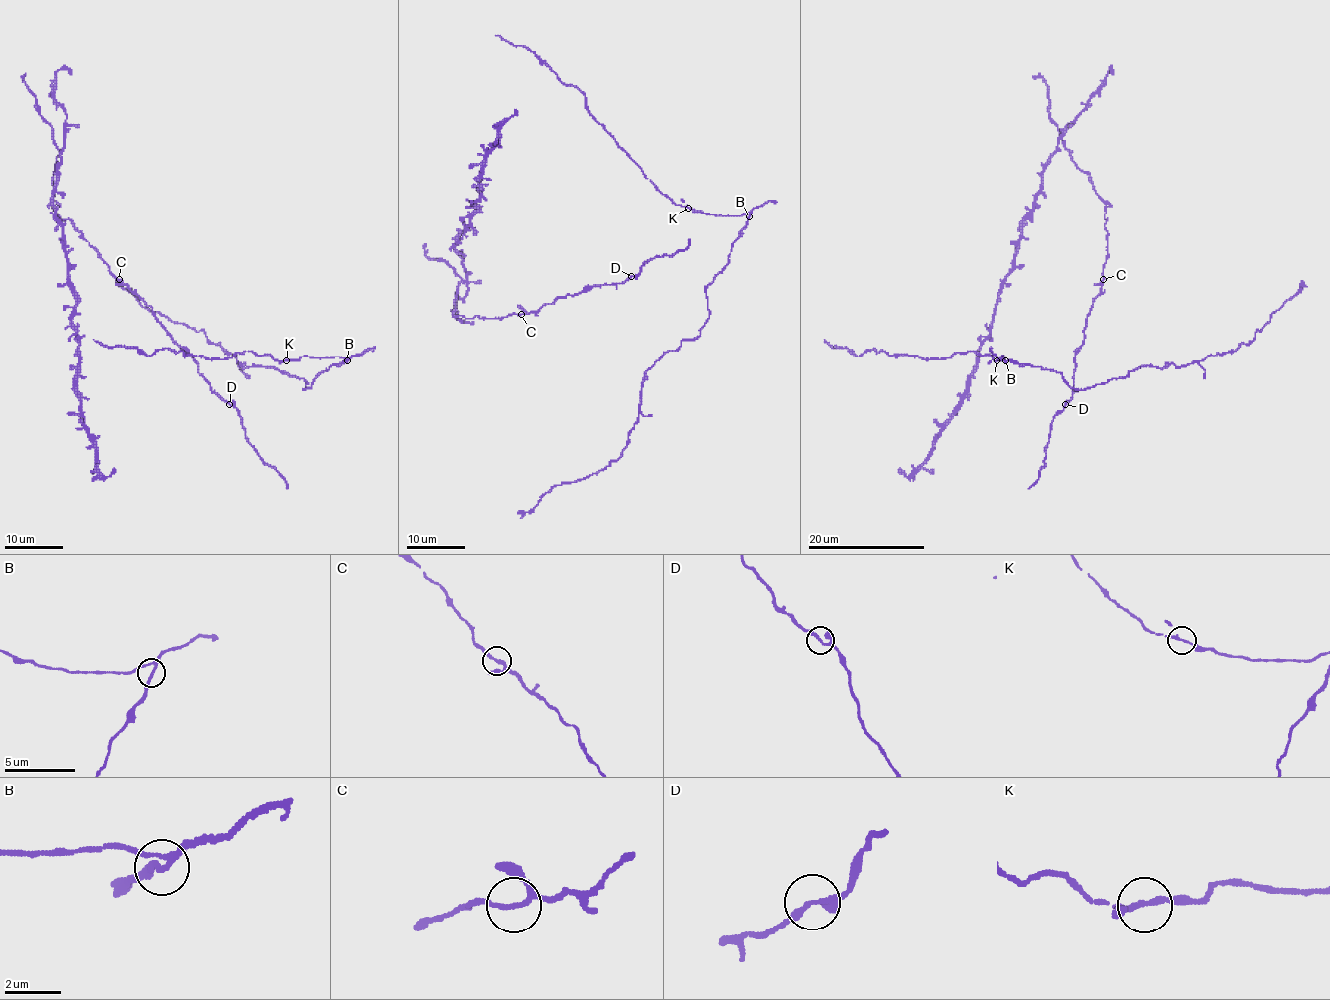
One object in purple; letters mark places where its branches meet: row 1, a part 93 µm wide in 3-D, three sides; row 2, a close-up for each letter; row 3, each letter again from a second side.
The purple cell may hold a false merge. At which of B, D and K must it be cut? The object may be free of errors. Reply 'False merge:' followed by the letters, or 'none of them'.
False merge: none of them

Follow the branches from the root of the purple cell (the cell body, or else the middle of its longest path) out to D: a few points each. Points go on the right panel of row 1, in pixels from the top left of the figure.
D: (1087, 317), (1084, 342), (1075, 354), (1074, 391), (1065, 404)

